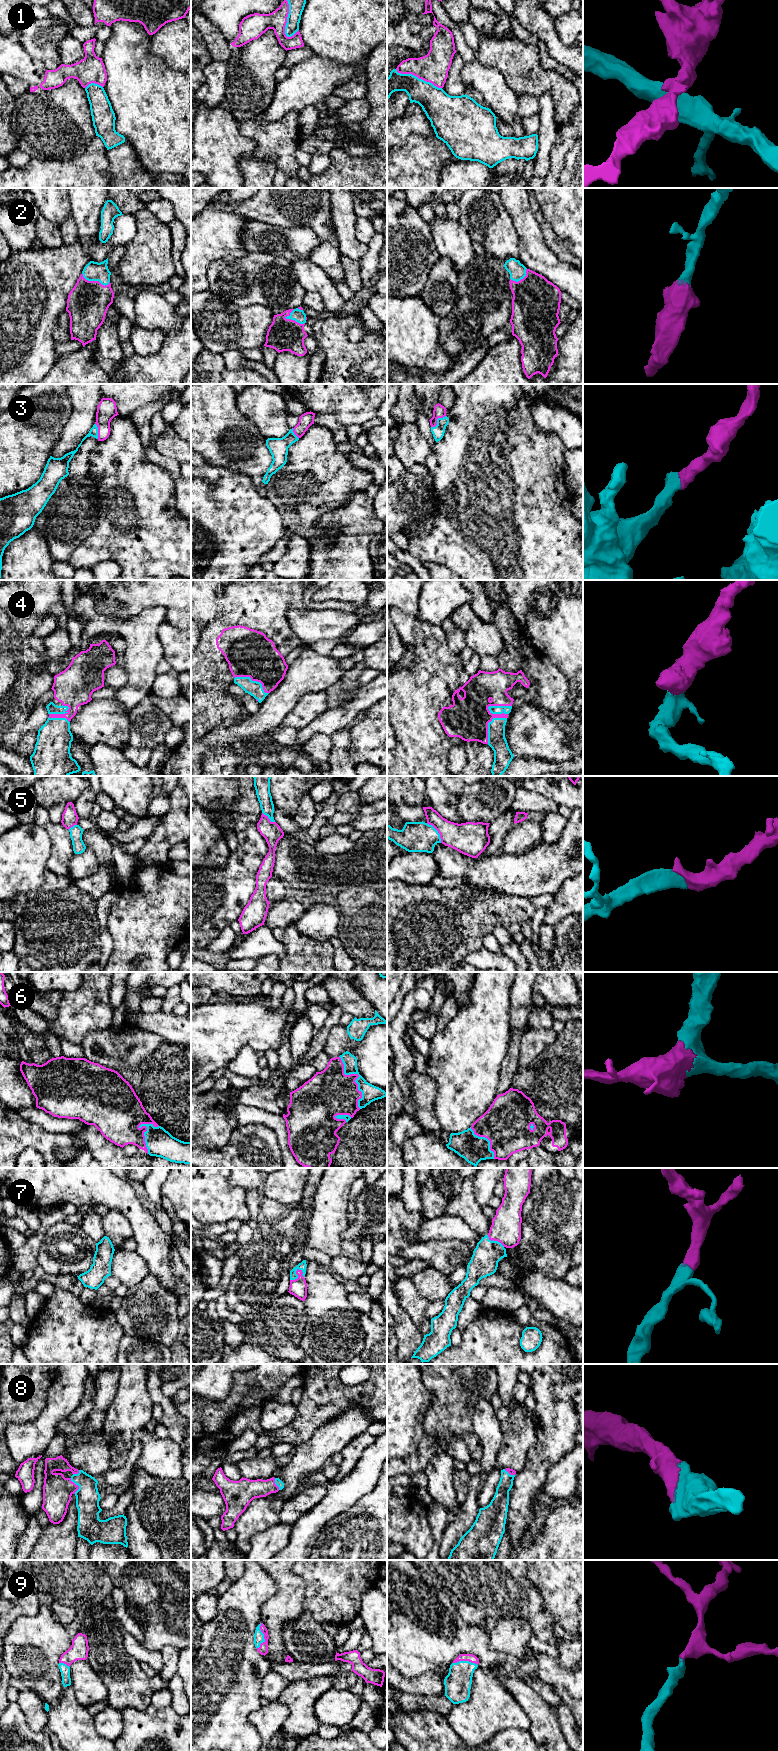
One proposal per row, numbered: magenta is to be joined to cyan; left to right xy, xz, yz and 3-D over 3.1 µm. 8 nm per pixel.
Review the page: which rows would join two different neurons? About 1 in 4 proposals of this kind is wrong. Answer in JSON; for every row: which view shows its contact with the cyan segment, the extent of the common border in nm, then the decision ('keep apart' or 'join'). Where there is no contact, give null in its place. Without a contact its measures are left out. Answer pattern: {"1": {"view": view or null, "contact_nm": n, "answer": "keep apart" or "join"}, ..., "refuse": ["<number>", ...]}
{"1": {"view": "xz", "contact_nm": 300, "answer": "keep apart"}, "2": {"view": "xz", "contact_nm": 180, "answer": "join"}, "3": {"view": "yz", "contact_nm": 160, "answer": "join"}, "4": {"view": "yz", "contact_nm": 200, "answer": "join"}, "5": {"view": "yz", "contact_nm": 200, "answer": "join"}, "6": {"view": "xz", "contact_nm": 460, "answer": "join"}, "7": {"view": "xz", "contact_nm": 130, "answer": "join"}, "8": {"view": "xy", "contact_nm": 130, "answer": "join"}, "9": {"view": "xz", "contact_nm": 220, "answer": "join"}, "refuse": ["1"]}

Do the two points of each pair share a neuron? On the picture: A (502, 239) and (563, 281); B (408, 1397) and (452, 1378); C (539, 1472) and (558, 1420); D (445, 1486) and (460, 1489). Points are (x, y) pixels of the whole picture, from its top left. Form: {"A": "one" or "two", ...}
{"A": "two", "B": "two", "C": "one", "D": "two"}

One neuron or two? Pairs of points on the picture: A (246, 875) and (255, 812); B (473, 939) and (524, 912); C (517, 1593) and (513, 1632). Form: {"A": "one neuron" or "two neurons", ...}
{"A": "two neurons", "B": "one neuron", "C": "two neurons"}

